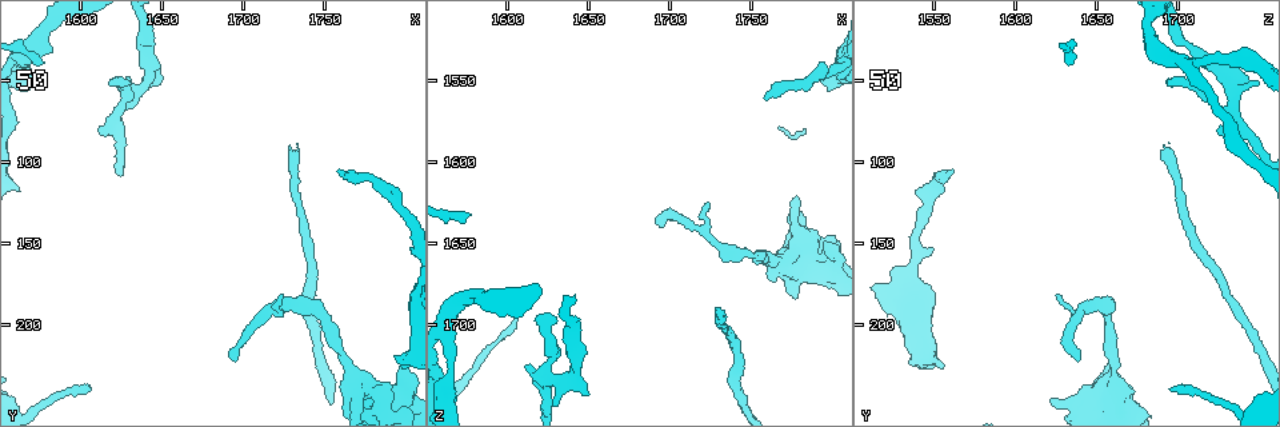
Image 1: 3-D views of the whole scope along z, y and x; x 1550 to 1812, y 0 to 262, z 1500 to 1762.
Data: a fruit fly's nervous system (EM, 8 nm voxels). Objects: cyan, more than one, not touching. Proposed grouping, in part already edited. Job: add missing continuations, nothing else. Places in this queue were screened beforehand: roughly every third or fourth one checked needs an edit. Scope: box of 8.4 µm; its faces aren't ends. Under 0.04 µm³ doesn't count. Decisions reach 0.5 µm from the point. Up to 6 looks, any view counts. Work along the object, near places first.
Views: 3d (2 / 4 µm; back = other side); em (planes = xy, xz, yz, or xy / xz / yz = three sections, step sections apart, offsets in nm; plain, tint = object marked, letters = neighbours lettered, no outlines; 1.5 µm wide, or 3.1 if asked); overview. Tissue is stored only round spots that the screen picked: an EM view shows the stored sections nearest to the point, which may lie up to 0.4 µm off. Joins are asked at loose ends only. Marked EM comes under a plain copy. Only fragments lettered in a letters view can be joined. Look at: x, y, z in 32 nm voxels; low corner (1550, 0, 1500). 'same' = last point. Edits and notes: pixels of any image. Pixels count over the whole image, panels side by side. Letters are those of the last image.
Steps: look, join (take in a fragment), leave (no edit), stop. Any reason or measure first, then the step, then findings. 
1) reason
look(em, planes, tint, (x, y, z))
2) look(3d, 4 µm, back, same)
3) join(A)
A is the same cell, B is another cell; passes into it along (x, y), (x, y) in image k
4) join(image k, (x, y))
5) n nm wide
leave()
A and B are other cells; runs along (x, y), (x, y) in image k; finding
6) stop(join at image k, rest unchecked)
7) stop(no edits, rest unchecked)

free end
look(3d, 4 µm, (1694, 220, 1638))

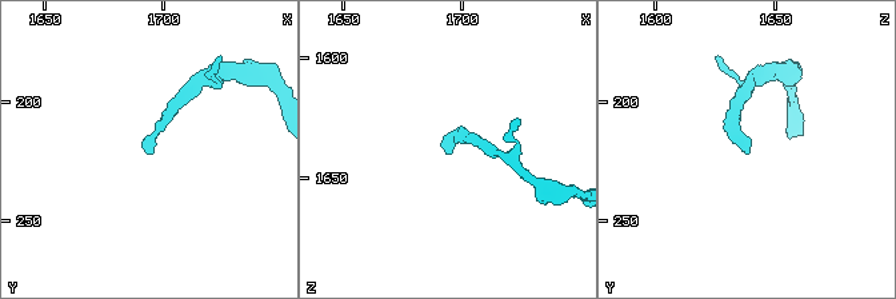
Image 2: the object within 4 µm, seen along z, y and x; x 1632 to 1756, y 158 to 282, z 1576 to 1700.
need the tissue
look(em, planes, letters, (1693, 222, 1638))

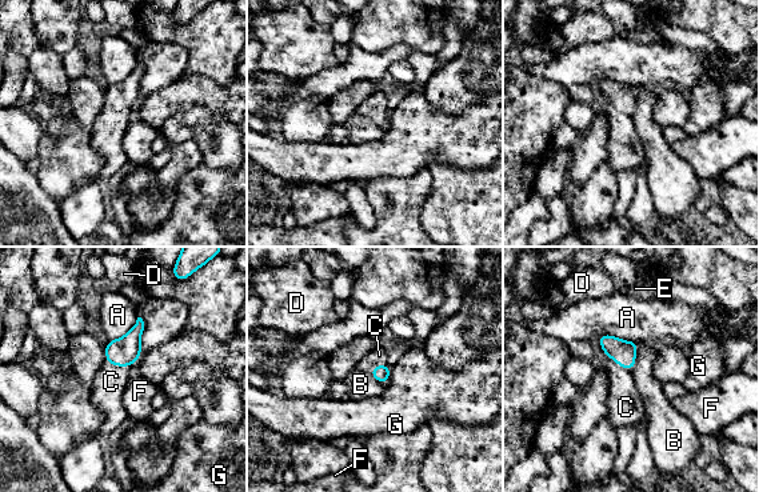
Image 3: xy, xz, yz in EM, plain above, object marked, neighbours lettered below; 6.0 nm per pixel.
join(C)
C is the same cell, A, B, D, E, F and G are other cells; passes into it along (622, 352), (619, 366), (624, 403) in image 3; it goes on there

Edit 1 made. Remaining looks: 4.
free end
look(3d, 4 µm, (1726, 92, 1692))

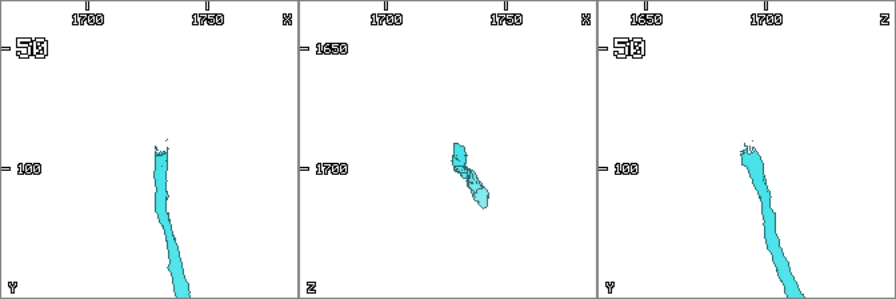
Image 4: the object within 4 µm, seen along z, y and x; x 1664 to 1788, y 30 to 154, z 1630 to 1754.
now the EM
look(em, planes, letters, (1727, 93, 1690))

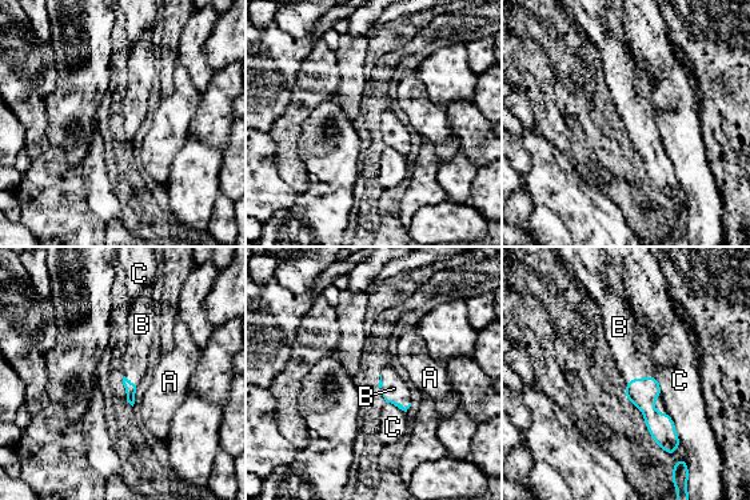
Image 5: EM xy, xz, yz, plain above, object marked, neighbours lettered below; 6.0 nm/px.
join(B)
B is the same cell, A and C are other cells; passes into it along (399, 406), (394, 402), (394, 388) in image 5; it goes on there

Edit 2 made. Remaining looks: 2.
look(overview)

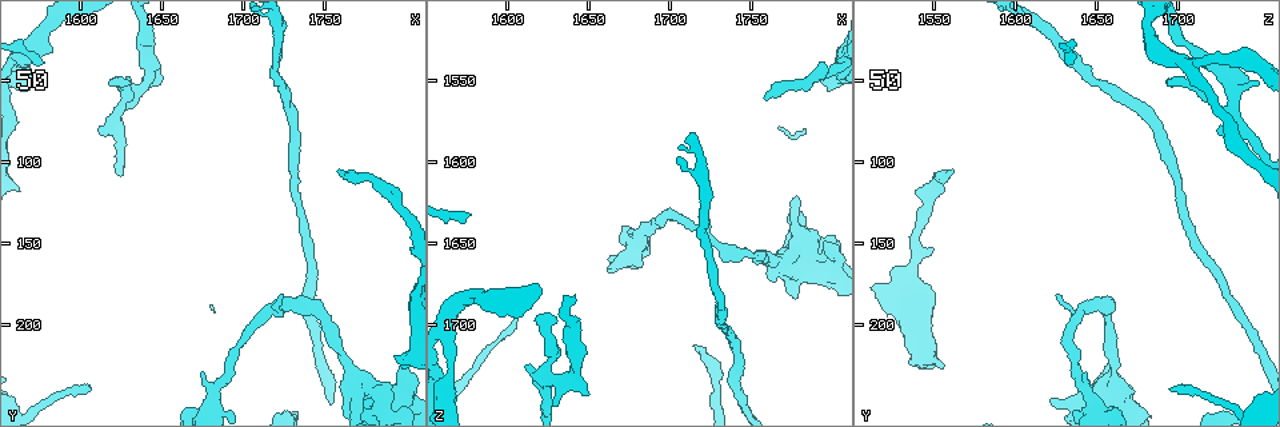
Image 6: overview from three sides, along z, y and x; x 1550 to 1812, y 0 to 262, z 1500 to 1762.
look(em, planes, letters, (1622, 54, 1692))

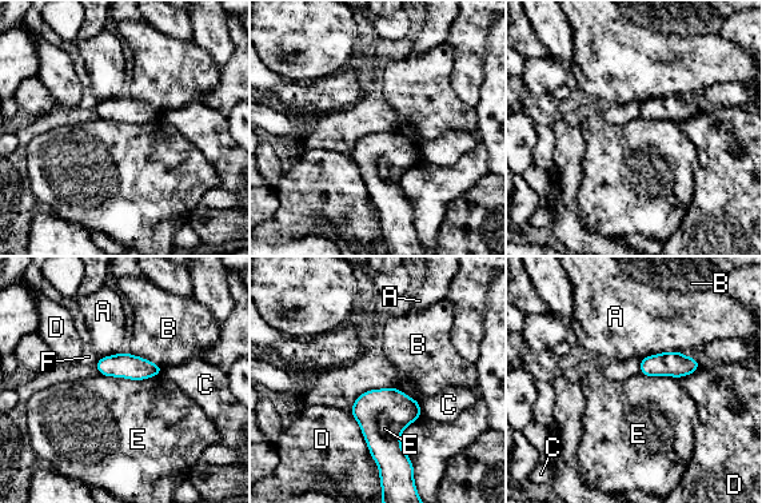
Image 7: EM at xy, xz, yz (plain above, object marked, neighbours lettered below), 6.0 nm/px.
D touches over 440 nm
leave()
A, B, C, D, E and F are other cells; no lettered fragment goes on from it

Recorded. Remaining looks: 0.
stop(join at image 3, join at image 5, rest unchecked)

